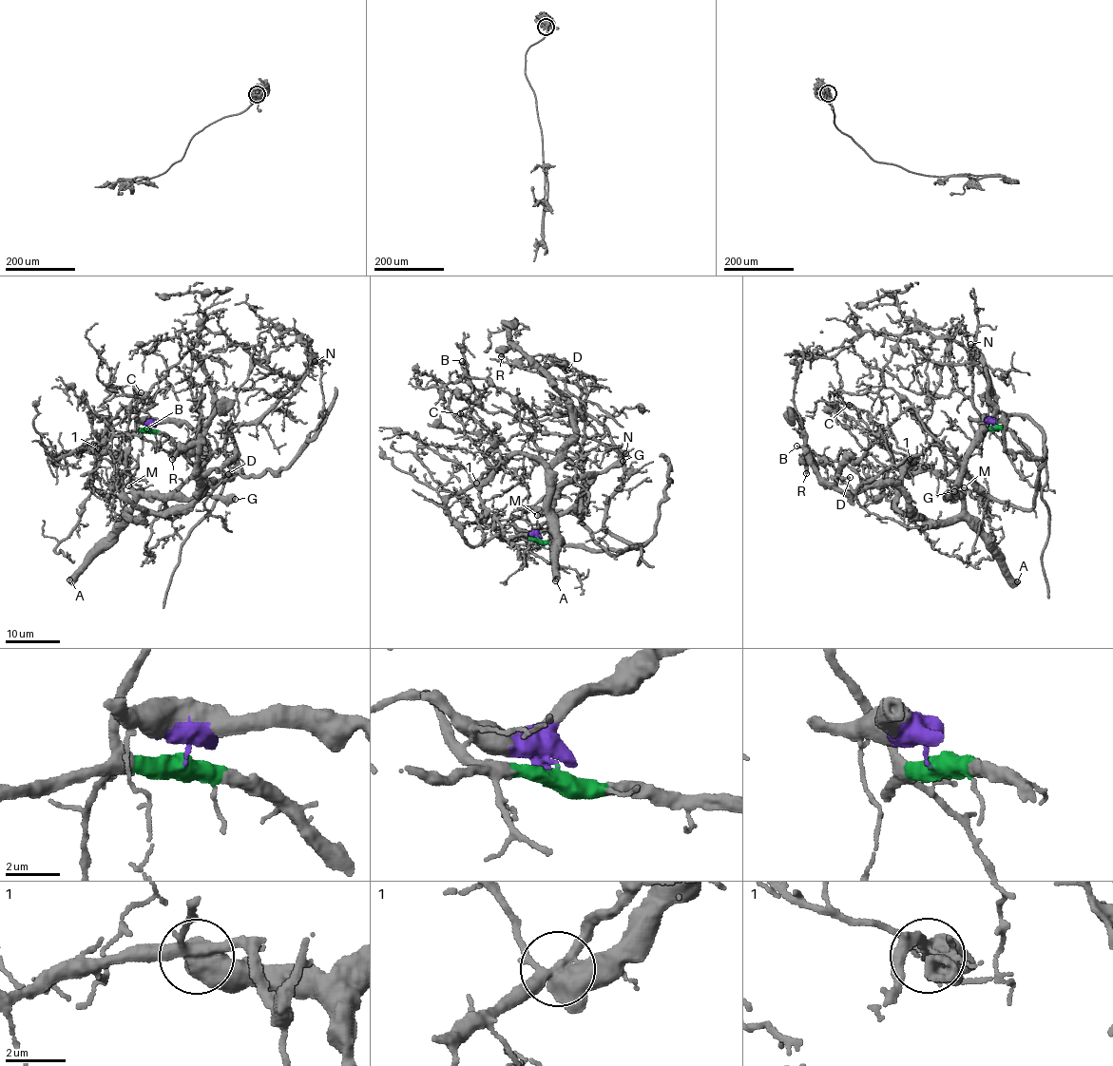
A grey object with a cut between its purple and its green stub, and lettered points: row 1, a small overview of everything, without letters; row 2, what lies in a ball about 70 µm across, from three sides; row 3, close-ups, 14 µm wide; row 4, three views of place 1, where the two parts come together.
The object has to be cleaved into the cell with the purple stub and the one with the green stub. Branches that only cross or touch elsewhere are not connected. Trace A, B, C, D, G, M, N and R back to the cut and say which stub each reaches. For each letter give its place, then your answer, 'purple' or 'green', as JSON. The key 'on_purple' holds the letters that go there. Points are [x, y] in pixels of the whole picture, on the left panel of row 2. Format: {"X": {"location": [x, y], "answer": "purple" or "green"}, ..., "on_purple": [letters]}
{"A": {"location": [69, 580], "answer": "purple"}, "B": {"location": [146, 428], "answer": "green"}, "C": {"location": [141, 392], "answer": "green"}, "D": {"location": [228, 474], "answer": "purple"}, "G": {"location": [235, 499], "answer": "purple"}, "M": {"location": [128, 485], "answer": "purple"}, "N": {"location": [315, 361], "answer": "green"}, "R": {"location": [172, 459], "answer": "purple"}, "on_purple": ["A", "D", "G", "M", "R"]}

